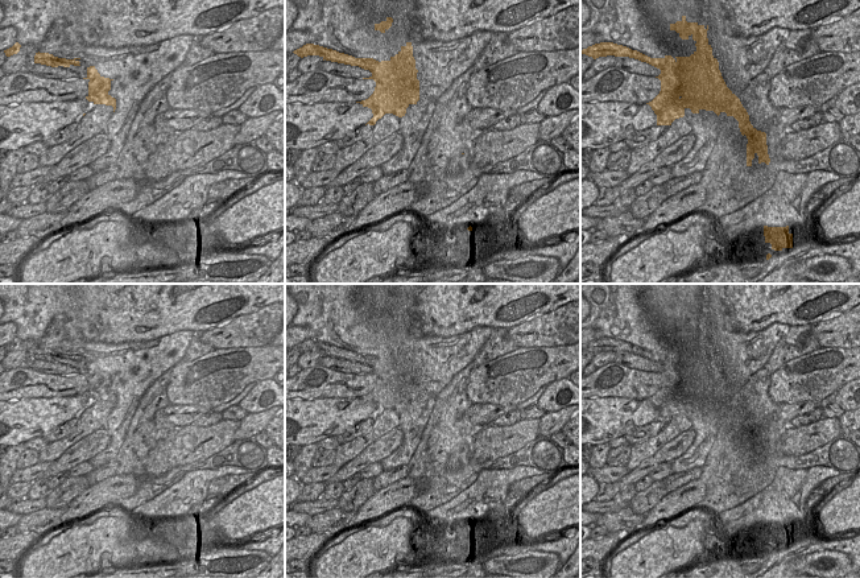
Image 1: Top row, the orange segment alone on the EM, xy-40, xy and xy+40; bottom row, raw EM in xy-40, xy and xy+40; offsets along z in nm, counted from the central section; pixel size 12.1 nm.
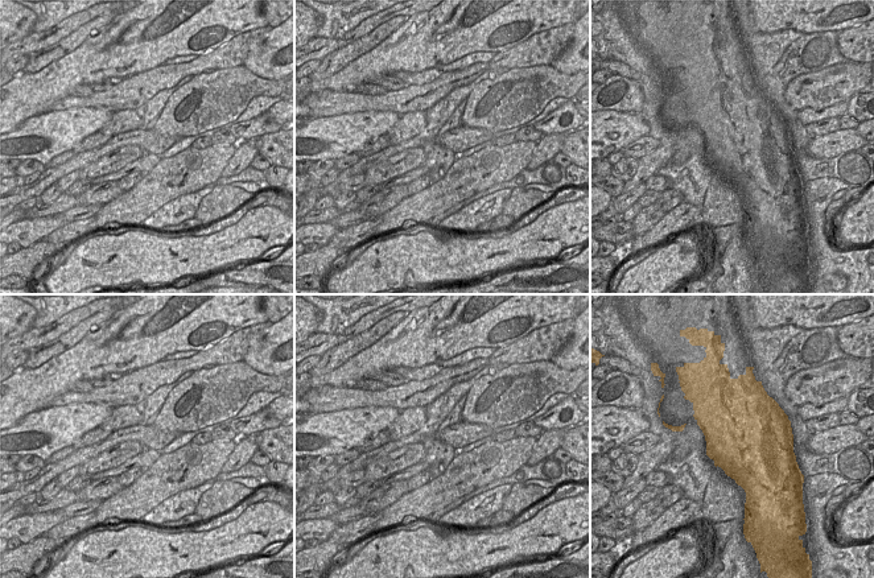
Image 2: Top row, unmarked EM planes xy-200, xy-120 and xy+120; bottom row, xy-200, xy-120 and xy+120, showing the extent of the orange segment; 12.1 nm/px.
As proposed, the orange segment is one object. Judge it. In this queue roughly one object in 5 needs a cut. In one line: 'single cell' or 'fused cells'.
fused cells

